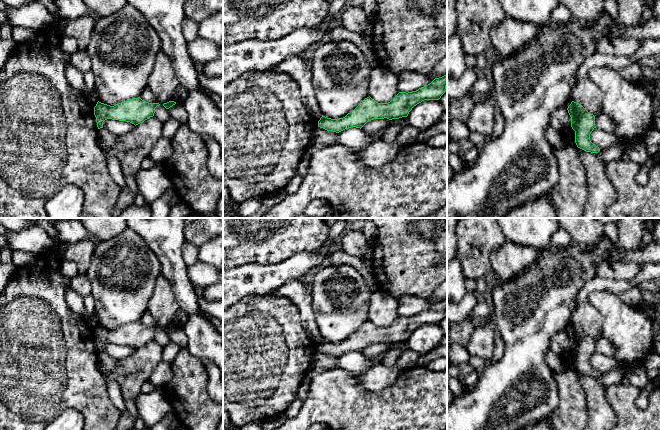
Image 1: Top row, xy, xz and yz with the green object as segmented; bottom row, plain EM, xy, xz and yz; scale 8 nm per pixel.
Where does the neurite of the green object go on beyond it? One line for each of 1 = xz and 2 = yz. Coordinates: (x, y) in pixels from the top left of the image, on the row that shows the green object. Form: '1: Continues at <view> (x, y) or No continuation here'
1: No continuation here
2: No continuation here

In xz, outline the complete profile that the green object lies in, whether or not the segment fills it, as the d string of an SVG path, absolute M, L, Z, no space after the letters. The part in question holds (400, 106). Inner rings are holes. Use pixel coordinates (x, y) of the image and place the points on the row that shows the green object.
M447 74L435 78L430 84L412 92L399 92L390 102L378 103L370 96L365 98L354 110L340 119L322 115L318 127L339 133L345 129L362 128L373 119L389 120L407 117L414 106L424 100L439 100L447 90Z

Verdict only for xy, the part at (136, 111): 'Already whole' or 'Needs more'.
Already whole

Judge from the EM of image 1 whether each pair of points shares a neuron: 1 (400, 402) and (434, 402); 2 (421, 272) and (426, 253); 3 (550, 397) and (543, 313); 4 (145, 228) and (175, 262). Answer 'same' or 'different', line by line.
1: same
2: same
3: same
4: same

